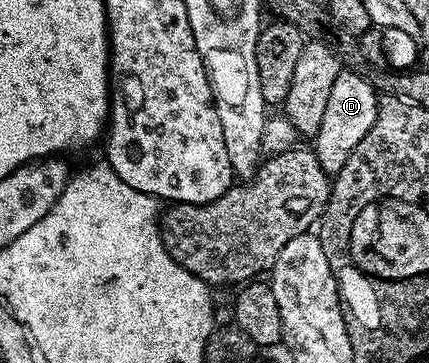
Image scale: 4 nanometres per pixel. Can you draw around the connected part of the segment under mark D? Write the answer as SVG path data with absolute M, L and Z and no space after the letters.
M343 68L342 73L336 75L336 83L332 83L332 92L328 94L328 103L324 106L324 119L320 119L320 131L312 138L313 151L320 159L320 167L324 167L326 173L337 175L344 163L348 163L348 155L356 151L356 143L360 143L360 139L364 139L364 135L372 131L372 123L376 123L378 114L379 96L378 90L367 77L362 77L351 69Z

